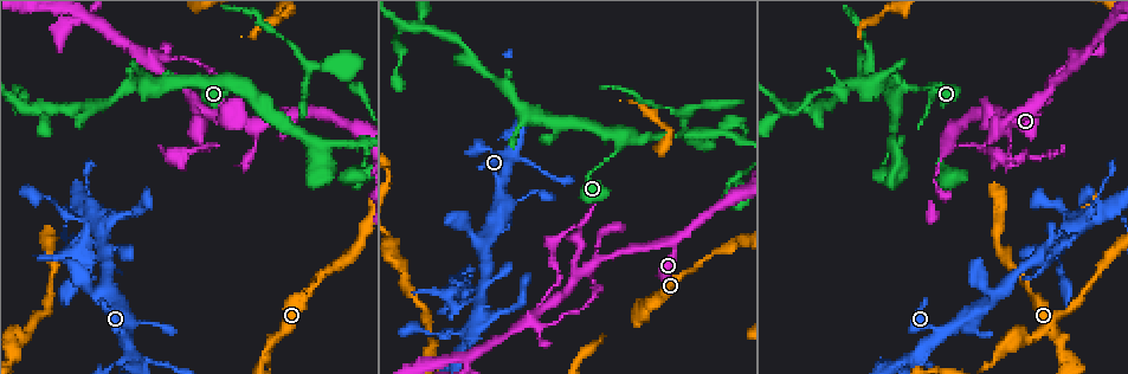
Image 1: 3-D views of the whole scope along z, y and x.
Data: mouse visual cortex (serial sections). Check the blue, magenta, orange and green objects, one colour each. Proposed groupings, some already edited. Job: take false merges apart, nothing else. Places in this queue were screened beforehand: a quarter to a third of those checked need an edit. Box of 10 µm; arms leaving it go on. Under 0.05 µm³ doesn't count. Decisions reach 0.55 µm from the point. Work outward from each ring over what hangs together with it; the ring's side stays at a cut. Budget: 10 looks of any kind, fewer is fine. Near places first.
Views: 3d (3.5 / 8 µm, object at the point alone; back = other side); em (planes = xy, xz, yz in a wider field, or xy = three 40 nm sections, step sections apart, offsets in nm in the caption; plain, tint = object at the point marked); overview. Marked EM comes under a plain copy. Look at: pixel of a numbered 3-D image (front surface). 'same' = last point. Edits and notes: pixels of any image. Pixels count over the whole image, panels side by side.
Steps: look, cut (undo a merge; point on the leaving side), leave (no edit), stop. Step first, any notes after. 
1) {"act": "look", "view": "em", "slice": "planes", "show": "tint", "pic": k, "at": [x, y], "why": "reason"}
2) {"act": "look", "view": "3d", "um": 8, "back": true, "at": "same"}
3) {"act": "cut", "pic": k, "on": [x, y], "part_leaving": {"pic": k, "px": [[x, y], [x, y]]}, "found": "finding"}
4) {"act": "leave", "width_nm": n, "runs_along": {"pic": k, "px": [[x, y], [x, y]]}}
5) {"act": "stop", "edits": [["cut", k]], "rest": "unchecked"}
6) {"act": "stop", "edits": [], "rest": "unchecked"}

{"act": "look", "view": "3d", "um": 3.5, "pic": 1, "at": [41, 108], "why": "sharp bend"}

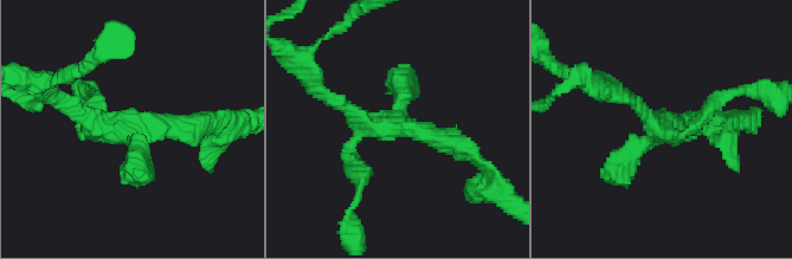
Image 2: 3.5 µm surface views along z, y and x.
{"act": "leave", "arm_widths_nm": [150, 200, 300, 300], "runs_along": {"pic": 2, "px": [[471, 154], [366, 127], [352, 162]]}, "found": "continuous, no second cell"}

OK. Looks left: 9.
{"act": "look", "view": "3d", "um": 3.5, "pic": 1, "at": [509, 159], "why": "abrupt turn"}

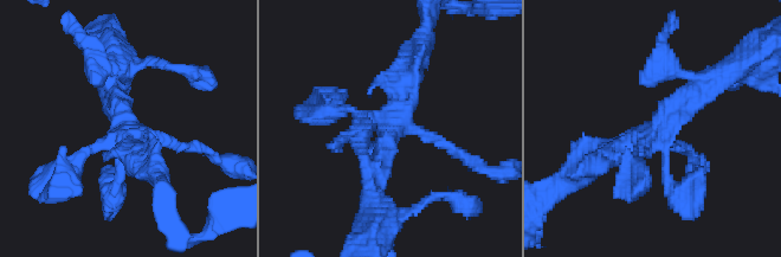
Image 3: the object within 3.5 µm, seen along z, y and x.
{"act": "look", "view": "em", "slice": "xy", "step": 5, "show": "tint", "pic": 3, "at": [129, 127]}

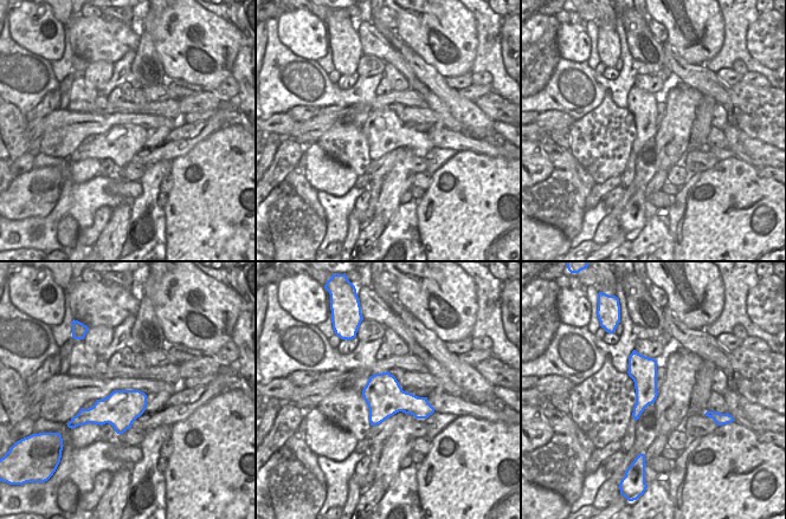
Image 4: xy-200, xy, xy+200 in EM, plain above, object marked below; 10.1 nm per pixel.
{"act": "leave", "width_nm": 380, "runs_along": {"pic": 3, "px": [[690, 75], [653, 133], [595, 165]]}, "found": "continuous, no second cell"}

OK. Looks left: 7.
{"act": "look", "view": "3d", "um": 3.5, "pic": 1, "at": [100, 251], "why": "a narrow waist"}

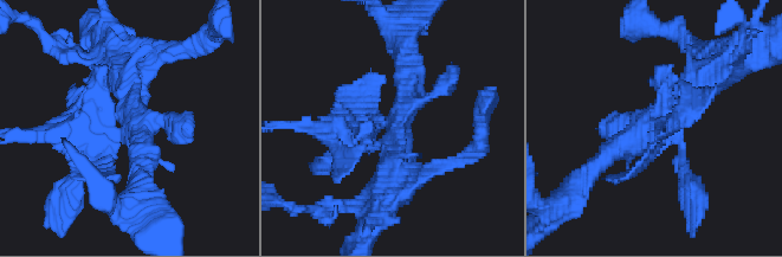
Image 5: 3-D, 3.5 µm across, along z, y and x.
{"act": "look", "view": "em", "slice": "xy", "step": 2, "show": "tint", "pic": 5, "at": [396, 125]}

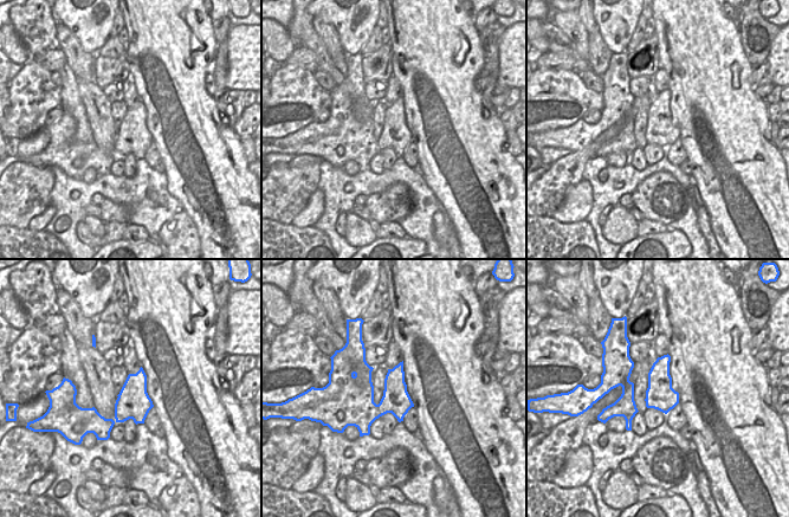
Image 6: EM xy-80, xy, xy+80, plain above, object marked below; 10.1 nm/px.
{"act": "cut", "pic": 5, "on": [342, 156], "border": {"pic": 6, "px": [[376, 405], [380, 415]]}, "found": "a second cell is stuck on"}

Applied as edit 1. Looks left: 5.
{"act": "look", "view": "3d", "um": 3.5, "pic": 1, "at": [218, 119]}

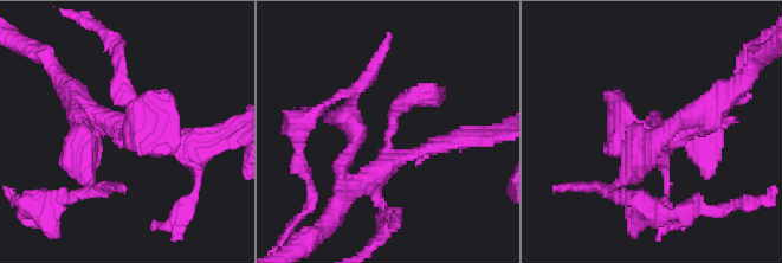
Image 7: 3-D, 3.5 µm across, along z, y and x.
{"act": "look", "view": "em", "slice": "planes", "show": "tint", "pic": 7, "at": [123, 137]}

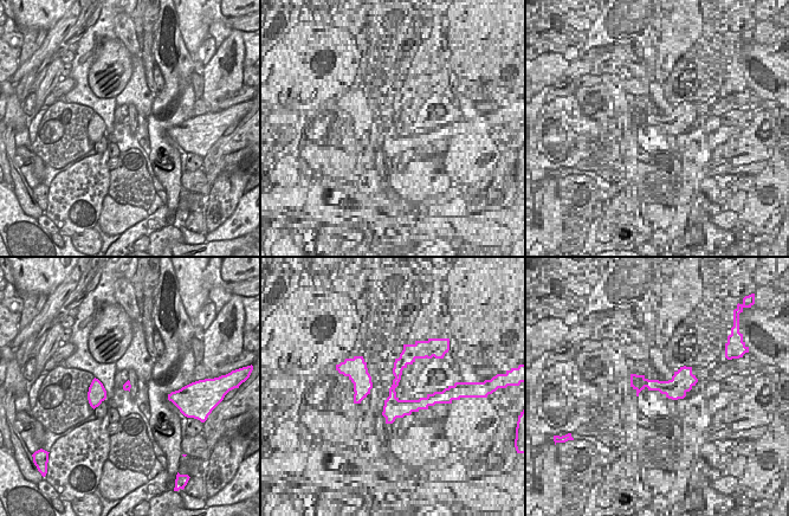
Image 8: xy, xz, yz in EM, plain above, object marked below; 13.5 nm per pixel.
{"act": "leave", "runs_along": {"pic": 7, "px": [[663, 143], [680, 133], [614, 136]]}, "found": "one cell here"}

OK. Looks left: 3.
{"act": "stop", "edits": [["cut", 5]], "rest": "unchecked"}

